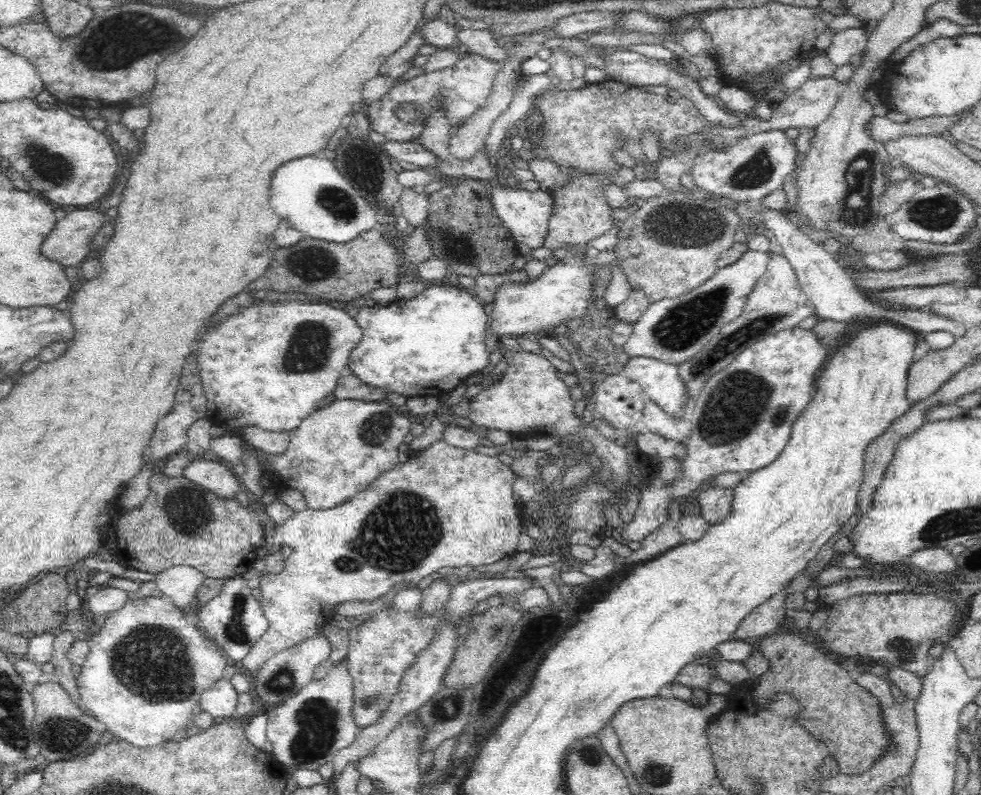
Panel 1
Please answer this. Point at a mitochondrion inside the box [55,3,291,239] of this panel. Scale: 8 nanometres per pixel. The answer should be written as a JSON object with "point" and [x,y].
{"point":[120,40]}

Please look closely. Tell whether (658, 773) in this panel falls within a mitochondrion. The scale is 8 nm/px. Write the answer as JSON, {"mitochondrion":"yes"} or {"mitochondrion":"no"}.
{"mitochondrion":"yes"}

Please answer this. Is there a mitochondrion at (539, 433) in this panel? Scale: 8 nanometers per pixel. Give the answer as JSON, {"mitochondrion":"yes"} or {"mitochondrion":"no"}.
{"mitochondrion":"no"}

